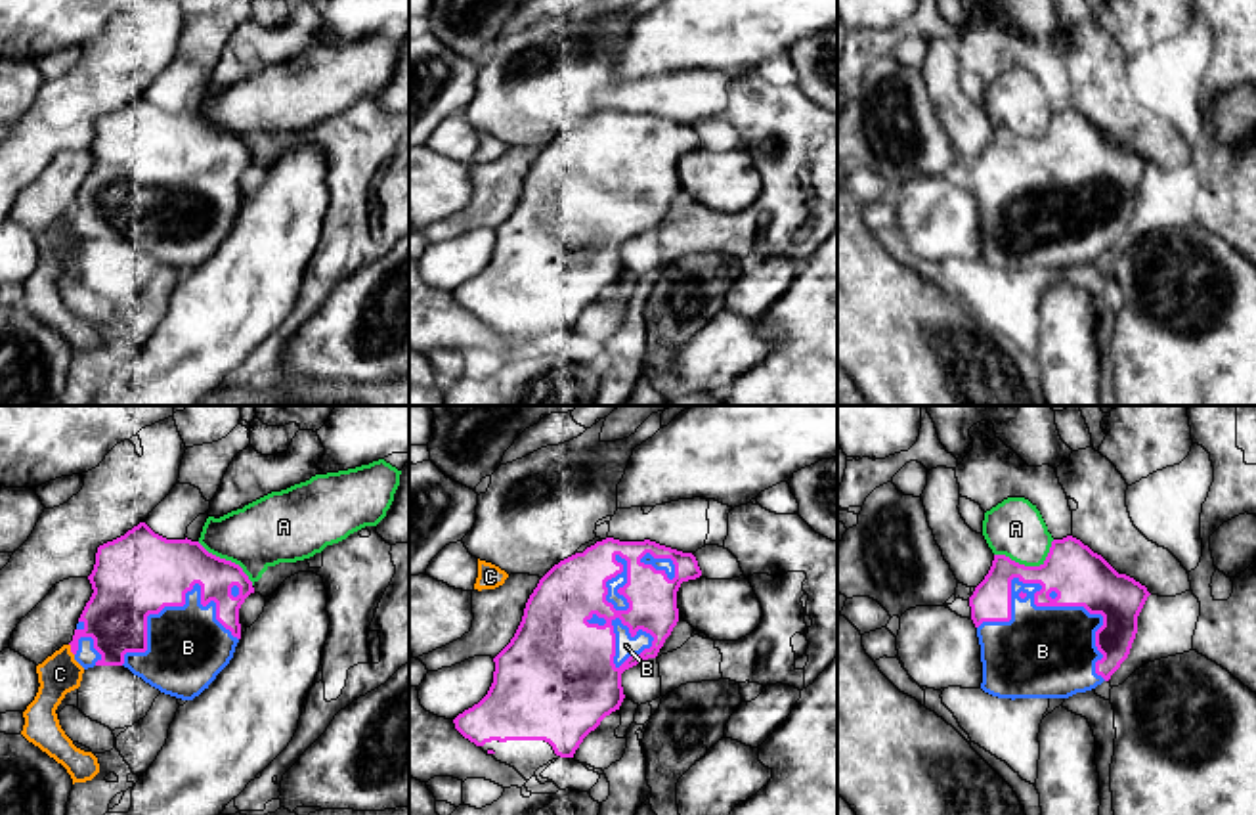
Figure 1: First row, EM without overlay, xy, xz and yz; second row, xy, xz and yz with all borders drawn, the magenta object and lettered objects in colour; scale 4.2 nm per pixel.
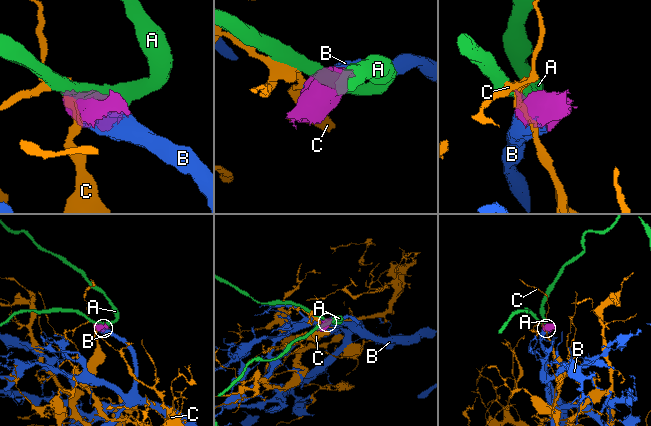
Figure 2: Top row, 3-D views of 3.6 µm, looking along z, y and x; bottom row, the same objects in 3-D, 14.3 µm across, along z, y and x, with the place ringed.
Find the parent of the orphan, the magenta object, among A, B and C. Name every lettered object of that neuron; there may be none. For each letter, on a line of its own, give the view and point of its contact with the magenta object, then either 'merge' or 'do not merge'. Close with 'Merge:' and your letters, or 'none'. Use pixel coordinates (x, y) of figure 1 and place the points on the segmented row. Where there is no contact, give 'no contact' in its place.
A: meets magenta in yz at (1029, 567); do not merge
B: meets magenta in yz at (1042, 605); merge
C: meets magenta in xy at (71, 649); do not merge
Merge: B

